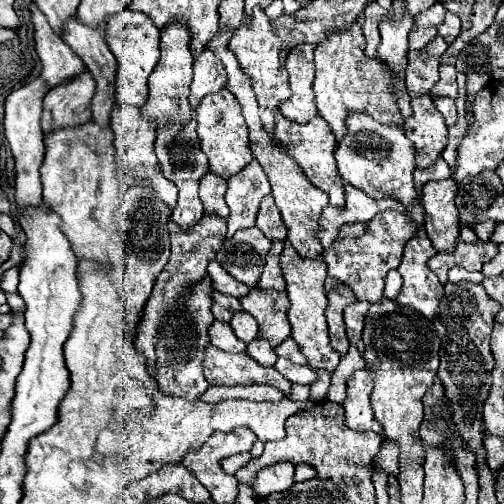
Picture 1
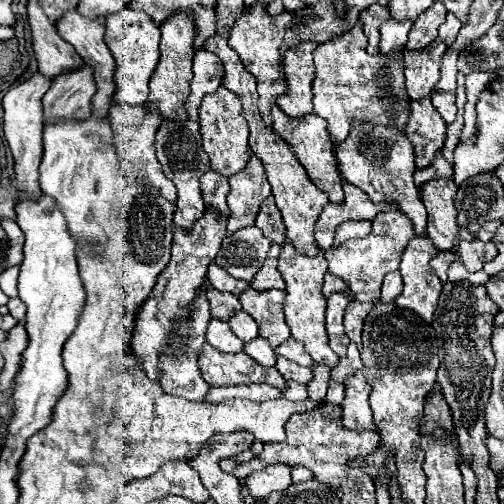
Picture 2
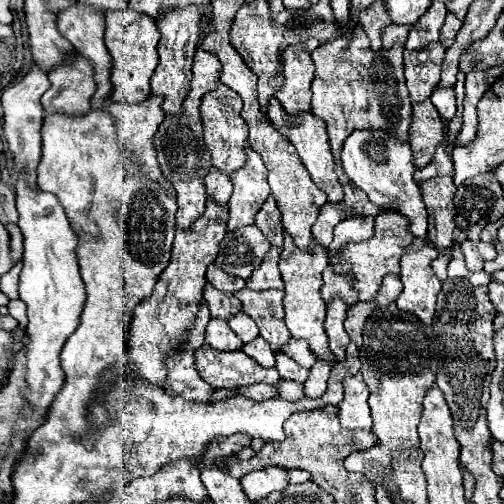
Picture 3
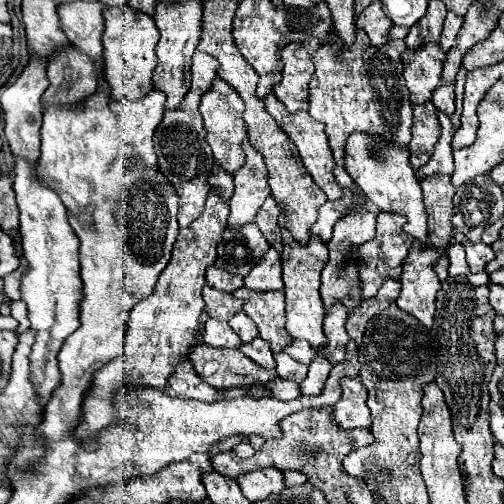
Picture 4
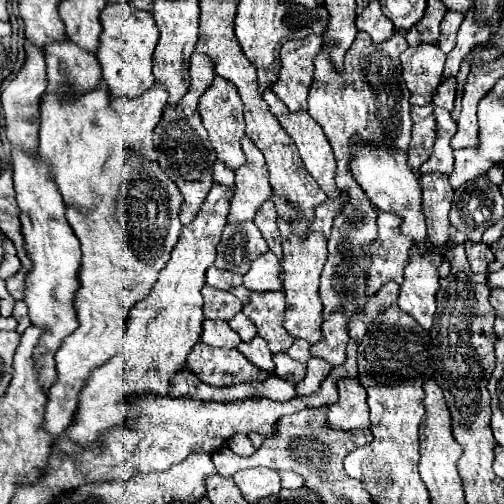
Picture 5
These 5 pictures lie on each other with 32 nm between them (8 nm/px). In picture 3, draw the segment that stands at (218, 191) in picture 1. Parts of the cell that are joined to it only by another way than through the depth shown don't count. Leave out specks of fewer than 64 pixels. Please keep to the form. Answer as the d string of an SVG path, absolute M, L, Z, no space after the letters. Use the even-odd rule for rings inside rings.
M214 170L214 178L216 180L204 180L204 186L206 186L206 198L216 202L218 206L226 208L226 202L228 202L228 196L232 194L232 182L228 176L220 174Z

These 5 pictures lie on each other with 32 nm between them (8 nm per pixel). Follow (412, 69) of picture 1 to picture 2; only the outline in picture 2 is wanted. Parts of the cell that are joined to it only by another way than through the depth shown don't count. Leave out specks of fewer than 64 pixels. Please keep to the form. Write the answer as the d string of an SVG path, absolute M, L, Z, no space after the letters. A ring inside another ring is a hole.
M444 40L434 42L432 48L422 52L410 52L410 50L404 52L406 92L410 100L420 100L432 94L432 88L440 78L440 60L444 52L446 52Z

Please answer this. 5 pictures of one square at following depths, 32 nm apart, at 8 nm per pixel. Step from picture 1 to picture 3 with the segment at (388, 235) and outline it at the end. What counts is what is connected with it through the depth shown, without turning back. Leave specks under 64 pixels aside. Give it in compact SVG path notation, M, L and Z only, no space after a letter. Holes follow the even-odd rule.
M394 210L380 212L374 220L374 236L362 242L348 242L344 248L340 248L340 252L336 252L336 256L330 256L330 266L336 274L350 276L352 288L358 290L358 300L368 302L376 298L386 274L400 272L400 258L412 240L414 236L408 232L408 218L404 214Z

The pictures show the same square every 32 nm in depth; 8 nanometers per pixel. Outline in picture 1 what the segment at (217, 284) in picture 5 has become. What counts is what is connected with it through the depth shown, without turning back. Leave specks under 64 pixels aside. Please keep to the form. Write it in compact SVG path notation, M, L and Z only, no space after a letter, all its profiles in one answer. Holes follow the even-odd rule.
M212 260L208 264L208 274L214 280L214 290L218 290L222 294L228 294L228 296L242 300L250 292L250 288L246 284L240 284L236 278L232 278L228 272L224 272L224 268L216 260Z

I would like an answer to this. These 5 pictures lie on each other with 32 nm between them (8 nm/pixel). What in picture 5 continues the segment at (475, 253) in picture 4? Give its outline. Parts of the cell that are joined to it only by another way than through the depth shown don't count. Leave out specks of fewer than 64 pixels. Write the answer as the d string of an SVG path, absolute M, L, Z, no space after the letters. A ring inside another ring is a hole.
M466 240L464 242L466 246L466 256L468 256L468 262L470 262L470 270L472 272L488 272L488 264L494 260L494 254L490 250L488 244L484 242L470 242Z

